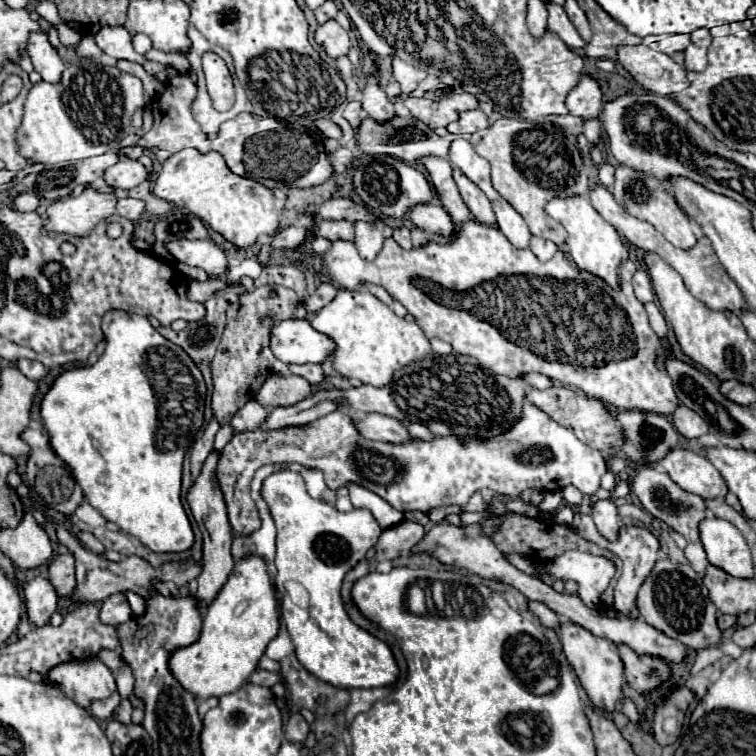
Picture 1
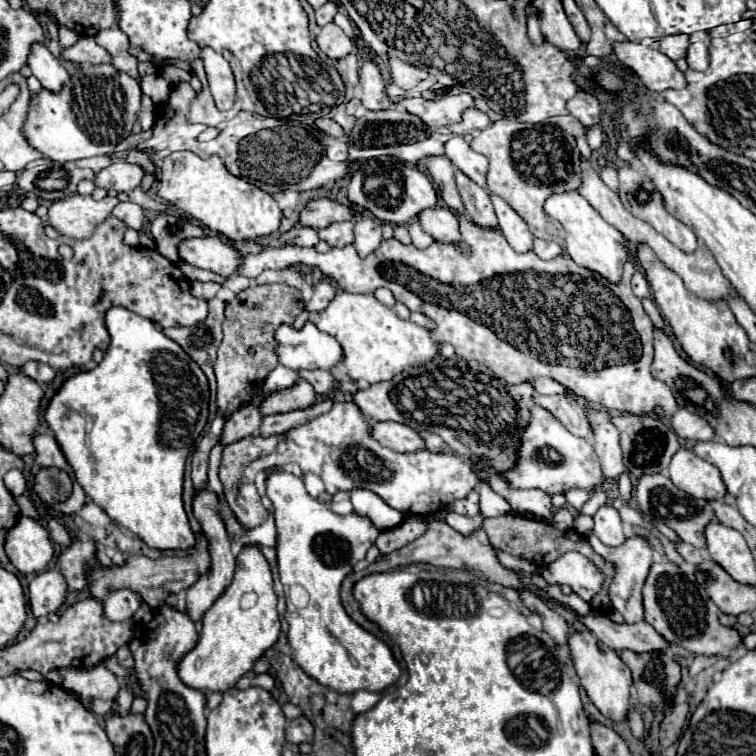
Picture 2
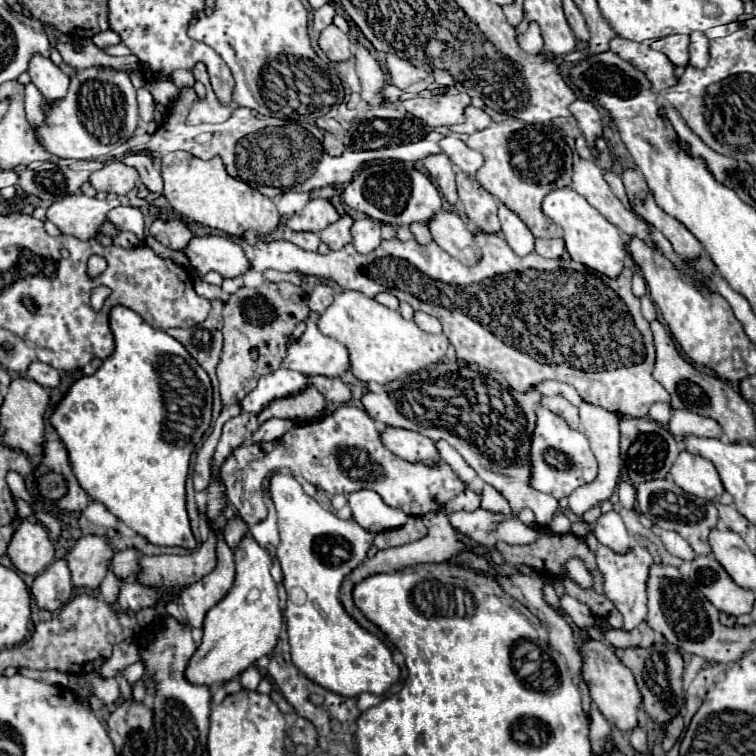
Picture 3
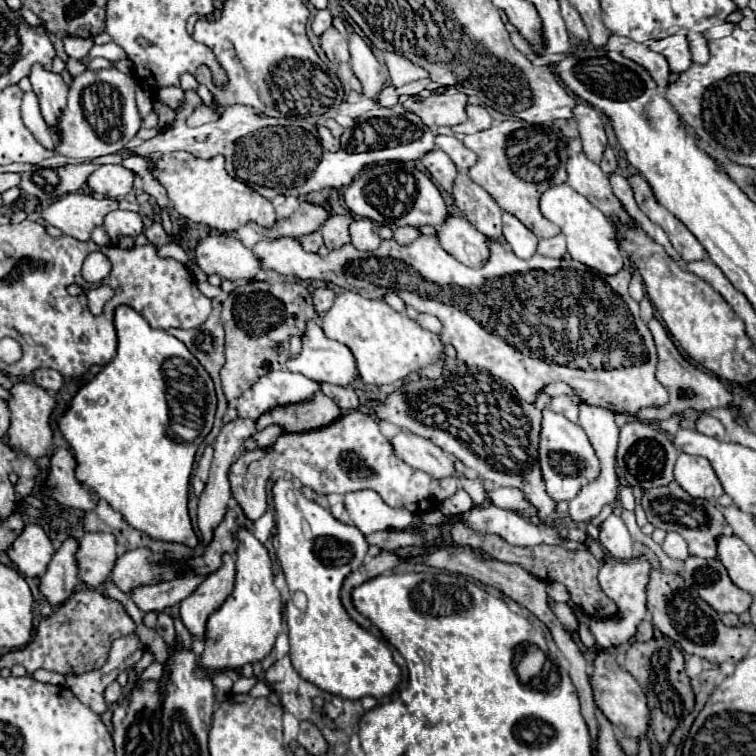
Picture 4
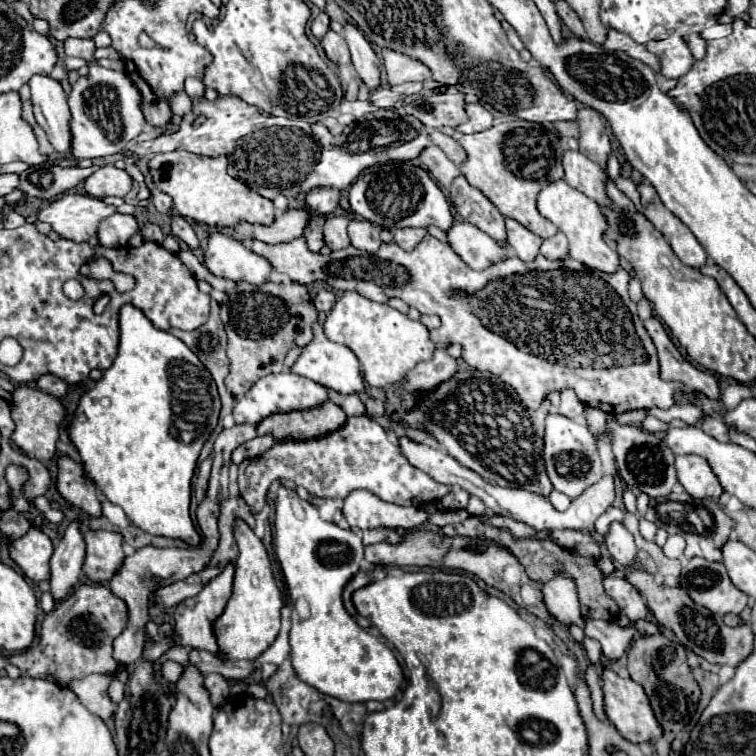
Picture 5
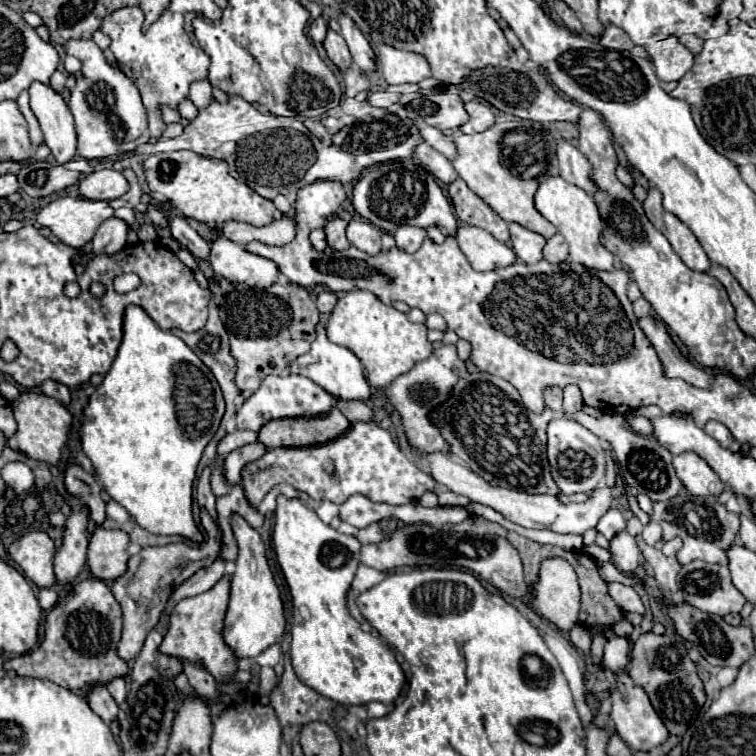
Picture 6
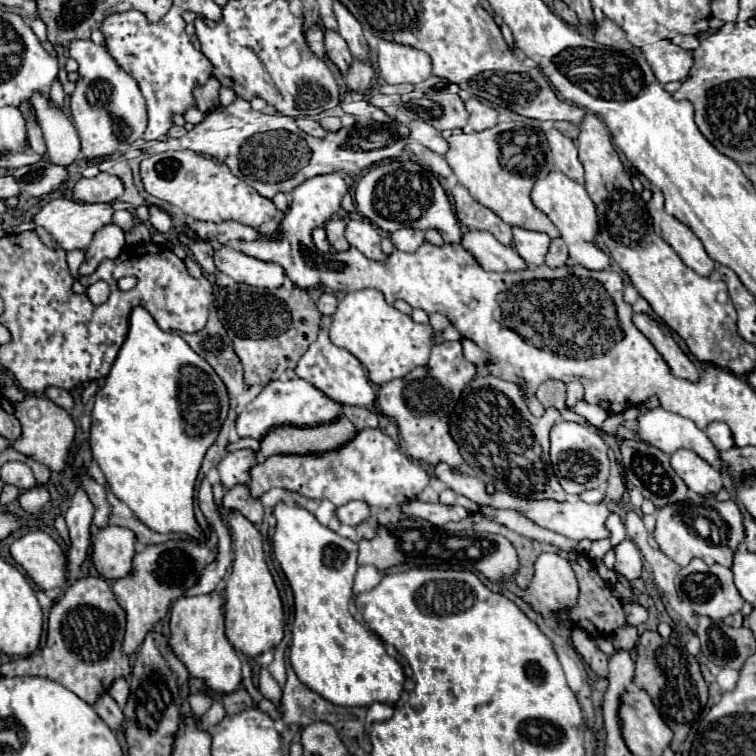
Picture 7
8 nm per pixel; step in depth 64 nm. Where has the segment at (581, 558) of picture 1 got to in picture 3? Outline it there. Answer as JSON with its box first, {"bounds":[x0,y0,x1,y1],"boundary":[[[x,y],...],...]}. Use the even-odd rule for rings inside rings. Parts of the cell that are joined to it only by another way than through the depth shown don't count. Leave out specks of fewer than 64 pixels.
{"bounds":[566,560,592,588],"boundary":[[[568,560],[568,564],[566,564],[566,576],[570,580],[574,580],[576,584],[580,584],[582,588],[590,588],[592,586],[592,576],[584,568],[584,564],[580,564],[580,560]]]}

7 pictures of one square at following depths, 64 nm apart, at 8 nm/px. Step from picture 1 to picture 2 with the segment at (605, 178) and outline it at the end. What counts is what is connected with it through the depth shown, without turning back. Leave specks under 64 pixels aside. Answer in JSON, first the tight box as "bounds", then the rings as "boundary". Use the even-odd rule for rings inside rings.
{"bounds":[600,166,618,192],"boundary":[[[606,166],[606,168],[600,172],[600,178],[604,180],[604,184],[606,184],[608,188],[612,188],[614,192],[618,192],[618,174],[616,174],[616,170],[614,170],[612,166]]]}

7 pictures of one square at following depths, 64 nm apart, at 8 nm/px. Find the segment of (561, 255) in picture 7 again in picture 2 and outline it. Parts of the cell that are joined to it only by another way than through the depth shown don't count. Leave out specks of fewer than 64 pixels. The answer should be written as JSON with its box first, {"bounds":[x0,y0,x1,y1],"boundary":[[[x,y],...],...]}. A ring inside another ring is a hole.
{"bounds":[532,238,562,260],"boundary":[[[534,238],[534,248],[532,248],[542,260],[552,260],[556,256],[562,254],[562,246],[558,242],[548,242],[548,240],[540,240]]]}

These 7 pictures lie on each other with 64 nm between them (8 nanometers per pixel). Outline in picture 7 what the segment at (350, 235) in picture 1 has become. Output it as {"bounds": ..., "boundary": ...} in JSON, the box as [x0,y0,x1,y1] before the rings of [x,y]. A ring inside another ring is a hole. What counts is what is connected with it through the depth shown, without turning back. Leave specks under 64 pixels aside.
{"bounds":[326,218,350,252],"boundary":[[[330,218],[326,222],[326,234],[328,234],[328,242],[334,250],[342,252],[342,250],[348,250],[350,244],[348,240],[344,238],[344,230],[346,230],[346,220],[342,218]]]}

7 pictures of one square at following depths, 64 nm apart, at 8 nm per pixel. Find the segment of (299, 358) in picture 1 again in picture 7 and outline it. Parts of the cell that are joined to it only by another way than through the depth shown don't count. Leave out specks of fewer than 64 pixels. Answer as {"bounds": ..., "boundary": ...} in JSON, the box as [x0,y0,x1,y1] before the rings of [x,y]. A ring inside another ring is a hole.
{"bounds":[294,330,376,408],"boundary":[[[320,330],[318,338],[314,340],[314,344],[304,352],[304,356],[300,358],[296,370],[294,370],[300,378],[304,378],[306,382],[310,382],[312,386],[316,386],[318,390],[322,390],[328,398],[332,398],[338,404],[350,404],[350,406],[360,406],[360,408],[370,408],[376,400],[374,388],[366,376],[364,366],[358,362],[356,356],[352,356],[348,350],[338,348],[330,342],[328,330]]]}

